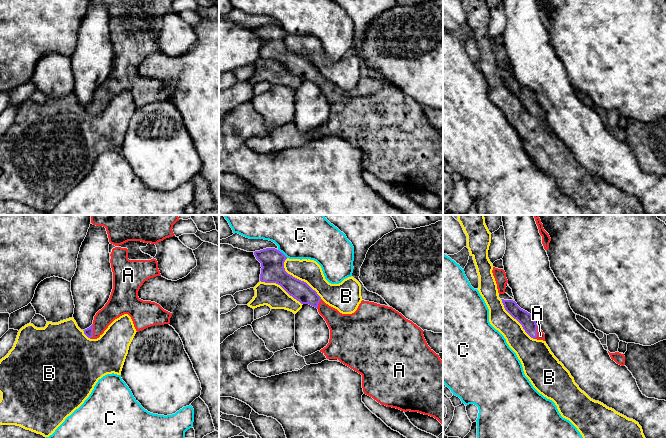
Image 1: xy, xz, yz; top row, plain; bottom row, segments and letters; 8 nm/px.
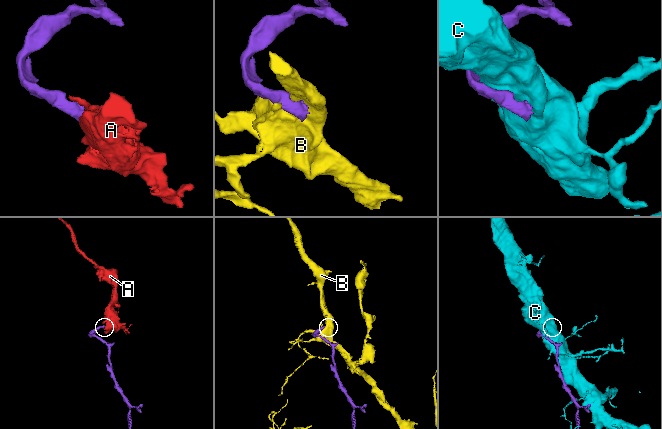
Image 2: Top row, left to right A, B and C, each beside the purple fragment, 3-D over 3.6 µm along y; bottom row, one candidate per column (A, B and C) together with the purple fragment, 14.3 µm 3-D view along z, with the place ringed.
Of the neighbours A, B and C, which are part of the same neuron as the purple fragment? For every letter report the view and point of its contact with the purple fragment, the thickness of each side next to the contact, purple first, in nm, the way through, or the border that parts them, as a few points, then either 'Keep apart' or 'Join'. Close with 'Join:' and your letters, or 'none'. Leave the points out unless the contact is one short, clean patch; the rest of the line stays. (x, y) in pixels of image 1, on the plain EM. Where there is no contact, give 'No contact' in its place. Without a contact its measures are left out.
A: Touches purple at xy (92, 107). Thickness 70 nm (purple) against 160 nm. Join
B: Touches purple at xz (298, 55). Thickness 190 nm (purple) against 190 nm. Keep apart
C: Touches purple at xz (282, 29). Thickness 190 nm (purple) against 280 nm. Keep apart
Join: A

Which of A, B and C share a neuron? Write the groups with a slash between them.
A / B / C

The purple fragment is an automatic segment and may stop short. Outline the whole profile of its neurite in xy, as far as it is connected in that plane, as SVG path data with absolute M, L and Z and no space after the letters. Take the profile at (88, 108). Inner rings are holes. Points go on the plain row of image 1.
M93 0L106 4L109 14L110 39L113 48L113 65L108 78L94 92L93 100L83 106L90 115L99 114L108 102L117 94L128 90L137 108L154 101L170 99L172 89L164 86L159 80L143 77L138 73L138 67L145 57L161 52L158 38L154 34L157 30L156 20L166 14L175 12L174 0Z

